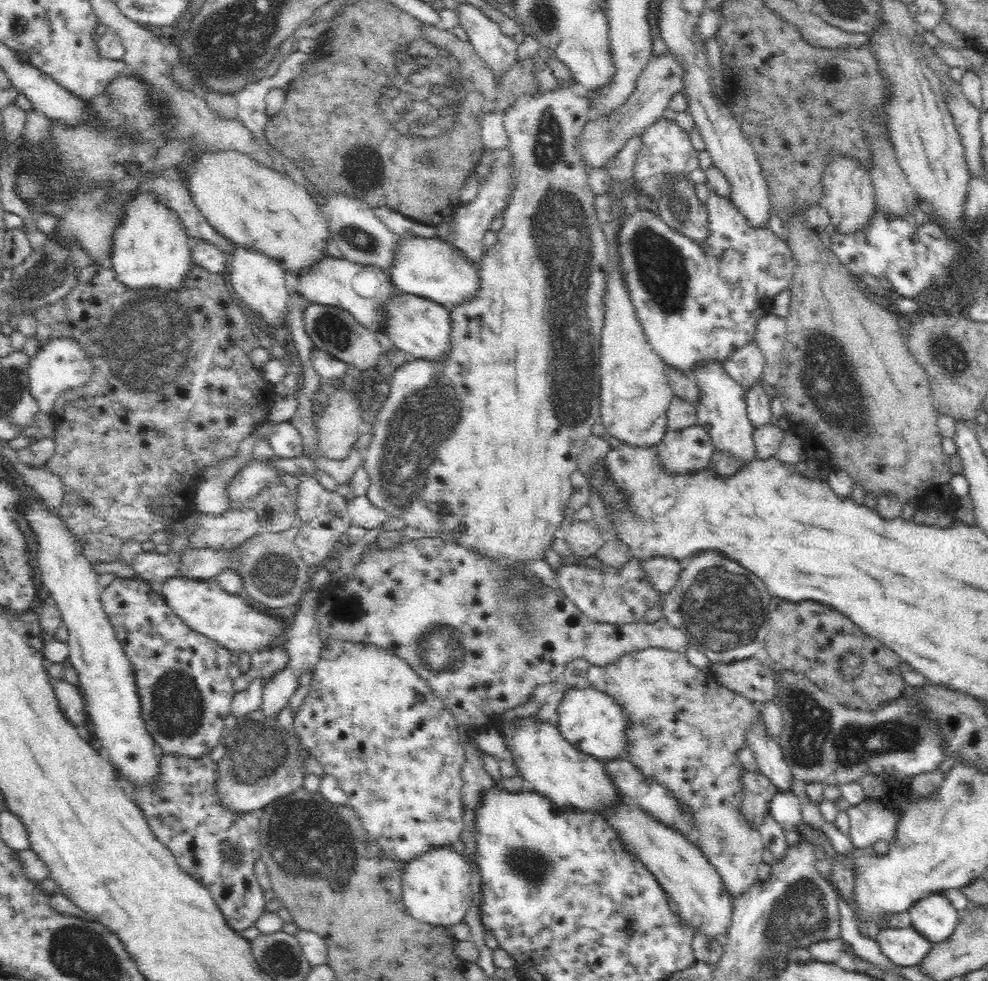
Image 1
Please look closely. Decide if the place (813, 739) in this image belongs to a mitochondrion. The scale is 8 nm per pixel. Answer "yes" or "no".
yes

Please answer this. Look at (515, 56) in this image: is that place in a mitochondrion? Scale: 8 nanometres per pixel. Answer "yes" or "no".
no

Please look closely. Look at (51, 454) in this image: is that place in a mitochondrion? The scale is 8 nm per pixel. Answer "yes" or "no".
no

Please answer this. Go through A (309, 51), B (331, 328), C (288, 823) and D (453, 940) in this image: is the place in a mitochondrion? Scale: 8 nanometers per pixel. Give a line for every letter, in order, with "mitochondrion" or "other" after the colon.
A: other
B: mitochondrion
C: mitochondrion
D: other

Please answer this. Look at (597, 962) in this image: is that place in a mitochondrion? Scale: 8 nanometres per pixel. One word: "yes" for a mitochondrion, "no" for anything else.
no

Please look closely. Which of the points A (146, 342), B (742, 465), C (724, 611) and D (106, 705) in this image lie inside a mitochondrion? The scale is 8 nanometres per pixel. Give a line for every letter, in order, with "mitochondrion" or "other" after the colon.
A: mitochondrion
B: other
C: mitochondrion
D: other

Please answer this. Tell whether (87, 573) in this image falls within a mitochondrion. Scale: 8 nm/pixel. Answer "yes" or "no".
no

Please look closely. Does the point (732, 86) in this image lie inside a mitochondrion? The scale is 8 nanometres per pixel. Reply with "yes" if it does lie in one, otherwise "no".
no

